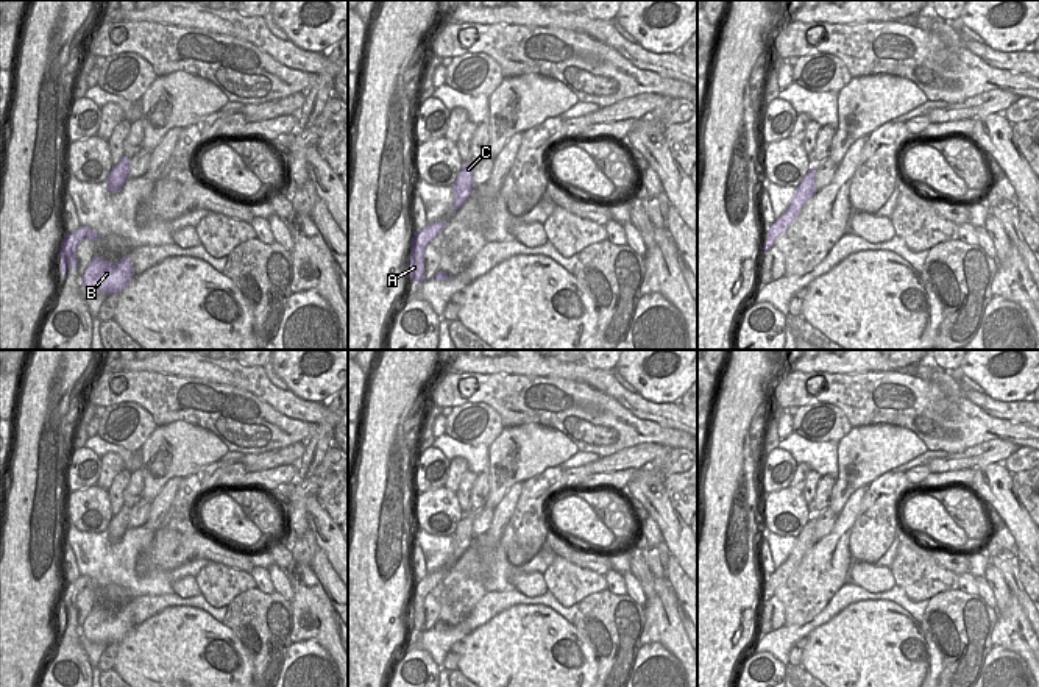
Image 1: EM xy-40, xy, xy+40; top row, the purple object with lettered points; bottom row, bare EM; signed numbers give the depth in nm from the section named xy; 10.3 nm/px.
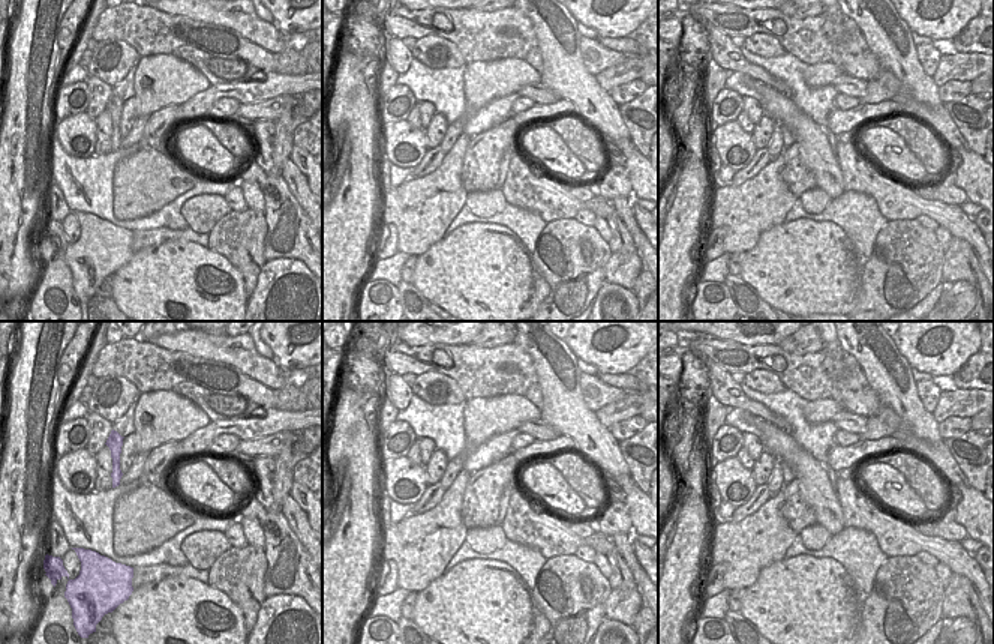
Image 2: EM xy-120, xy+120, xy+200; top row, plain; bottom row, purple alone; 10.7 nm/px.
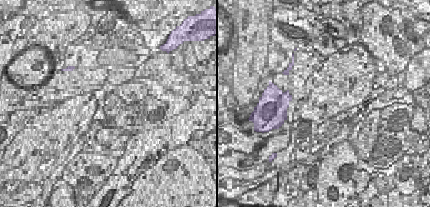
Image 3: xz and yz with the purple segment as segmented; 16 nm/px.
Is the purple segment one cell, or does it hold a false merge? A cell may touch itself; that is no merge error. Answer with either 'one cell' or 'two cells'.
one cell

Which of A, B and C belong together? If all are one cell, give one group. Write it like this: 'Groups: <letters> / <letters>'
Groups: A B C.

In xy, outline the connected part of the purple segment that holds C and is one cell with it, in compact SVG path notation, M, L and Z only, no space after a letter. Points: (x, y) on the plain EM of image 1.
M471 511L468 514L463 514L462 520L457 523L457 528L452 534L454 539L454 553L452 561L460 557L466 548L473 543L473 521L474 521L474 512Z

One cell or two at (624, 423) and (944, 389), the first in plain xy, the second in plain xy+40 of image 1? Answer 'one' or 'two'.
two

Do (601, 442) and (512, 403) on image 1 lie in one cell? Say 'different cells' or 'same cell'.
same cell

